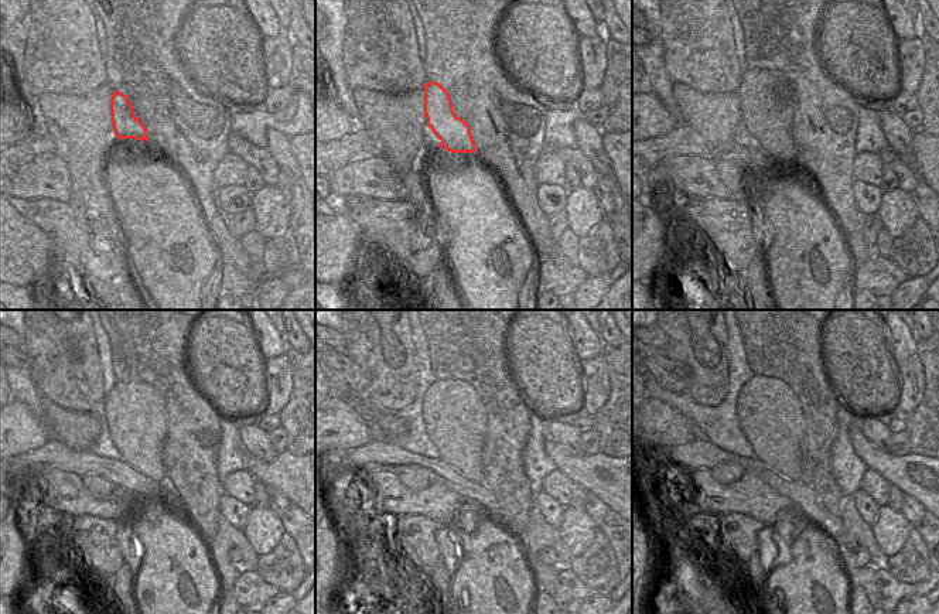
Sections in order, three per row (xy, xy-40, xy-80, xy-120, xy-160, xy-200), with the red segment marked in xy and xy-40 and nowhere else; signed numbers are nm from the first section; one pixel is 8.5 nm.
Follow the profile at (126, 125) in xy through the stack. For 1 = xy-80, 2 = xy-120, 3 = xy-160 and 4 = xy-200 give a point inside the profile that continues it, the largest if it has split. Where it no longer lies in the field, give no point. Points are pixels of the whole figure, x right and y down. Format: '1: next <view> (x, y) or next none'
1: next xy-80 (767, 98)
2: next xy-120 (136, 416)
3: next xy-160 (454, 416)
4: next xy-200 (770, 413)

